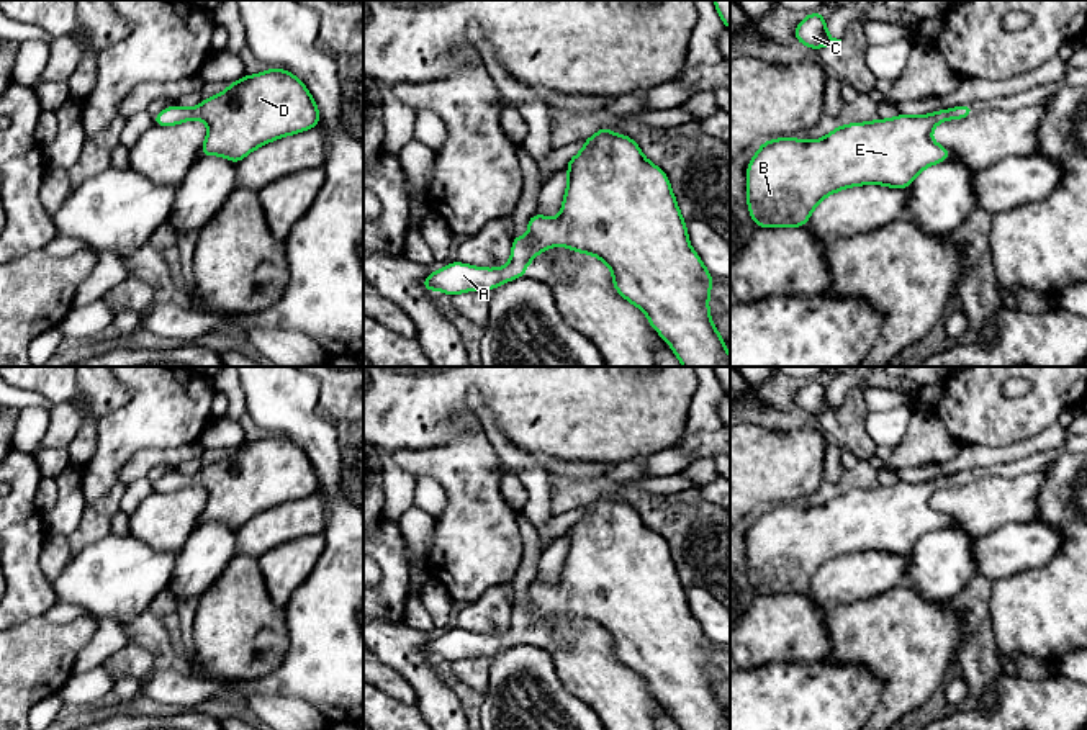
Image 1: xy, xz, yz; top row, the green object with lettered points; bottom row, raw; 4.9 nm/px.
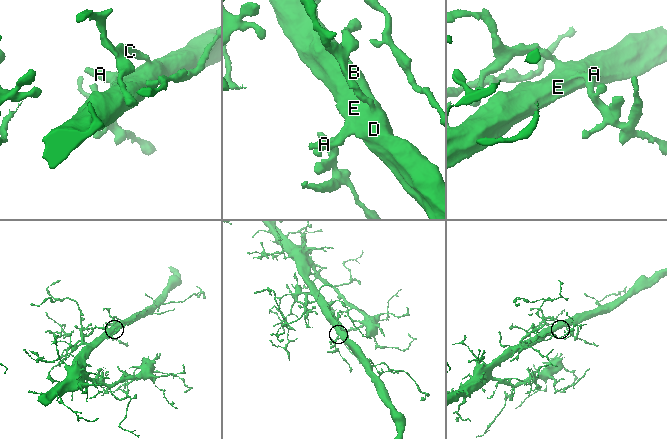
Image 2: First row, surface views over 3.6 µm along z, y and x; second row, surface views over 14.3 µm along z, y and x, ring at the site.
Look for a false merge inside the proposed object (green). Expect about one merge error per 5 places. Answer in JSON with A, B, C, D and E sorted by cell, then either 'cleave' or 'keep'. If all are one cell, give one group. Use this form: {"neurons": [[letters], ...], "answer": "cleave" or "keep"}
{"neurons": [["A", "B", "C", "D", "E"]], "answer": "keep"}

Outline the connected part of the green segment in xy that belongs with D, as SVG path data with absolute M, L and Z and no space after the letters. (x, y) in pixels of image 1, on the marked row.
M268 69L257 75L244 75L241 80L229 83L223 93L203 100L196 108L170 105L154 115L152 121L156 126L174 126L196 118L210 128L198 155L224 155L237 164L254 149L273 139L318 126L321 115L300 79L283 69Z

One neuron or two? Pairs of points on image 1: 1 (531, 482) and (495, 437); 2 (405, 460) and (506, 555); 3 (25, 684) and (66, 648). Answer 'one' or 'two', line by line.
1: one
2: one
3: one

